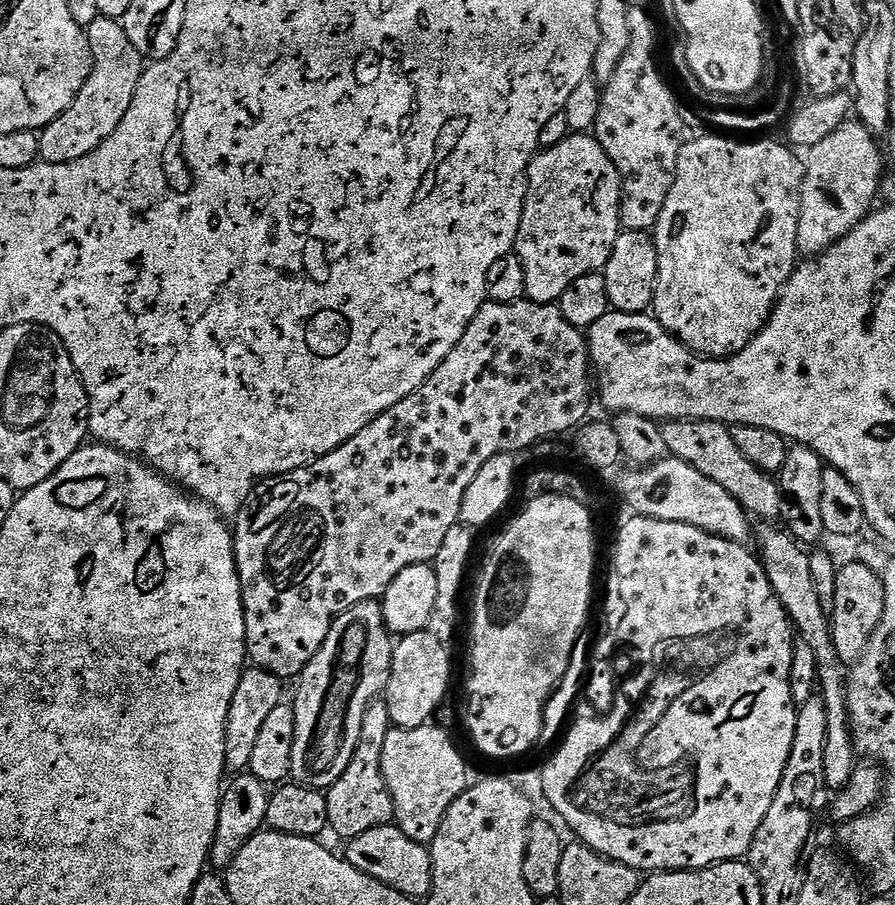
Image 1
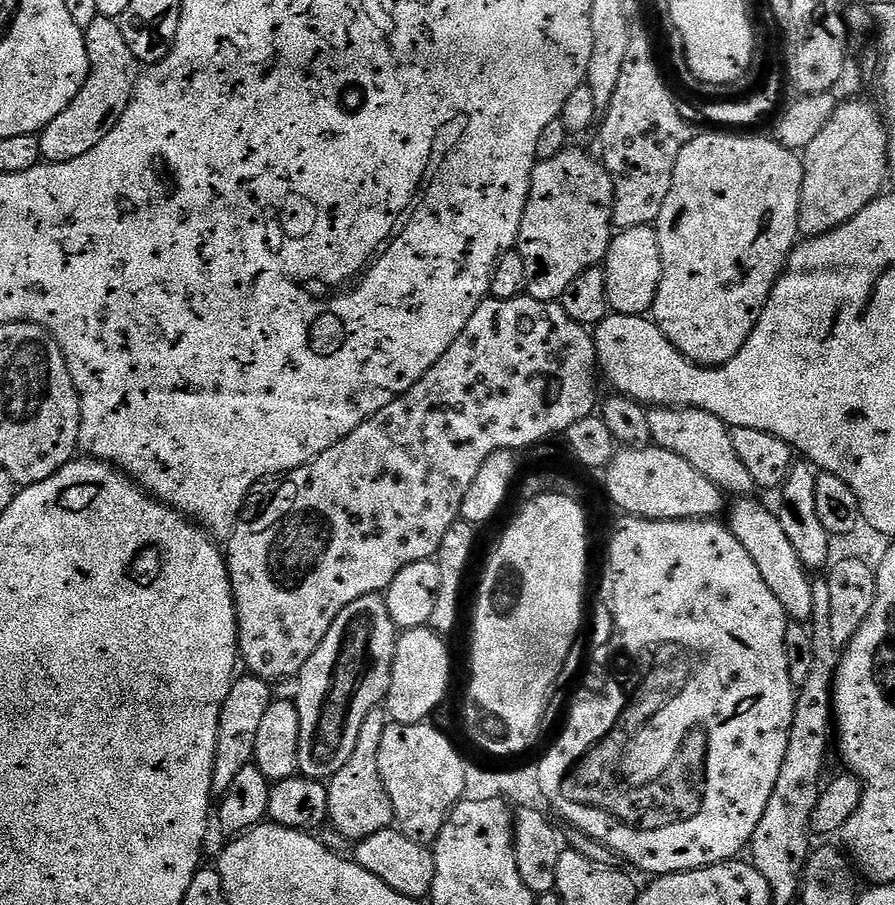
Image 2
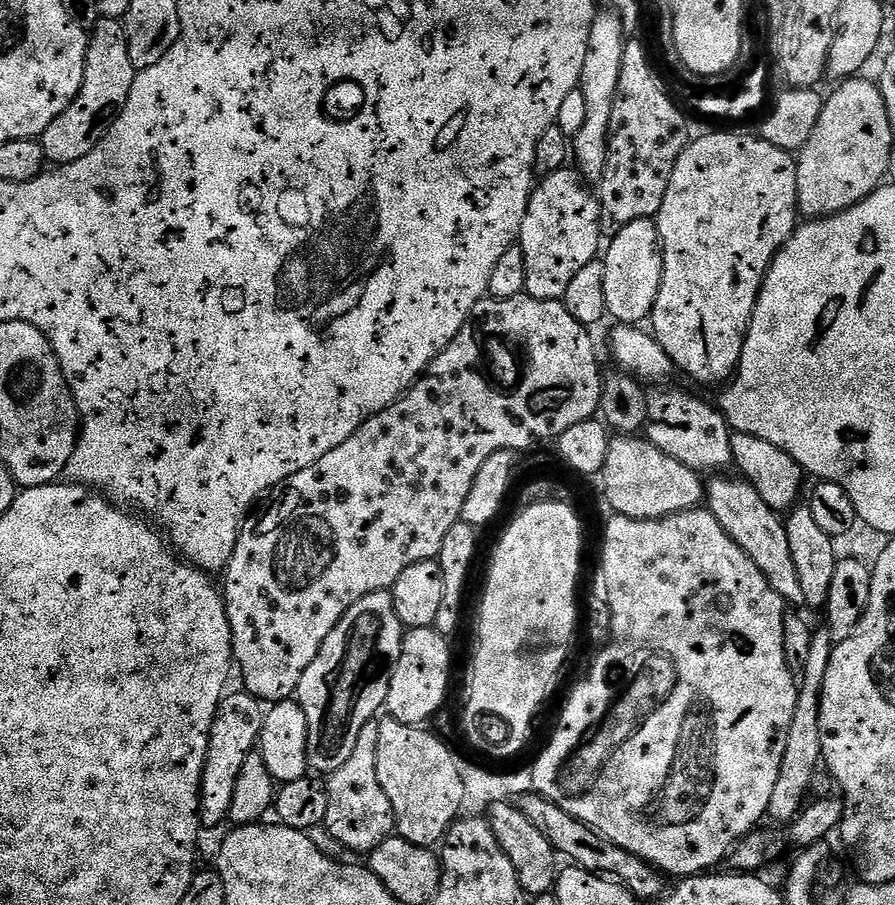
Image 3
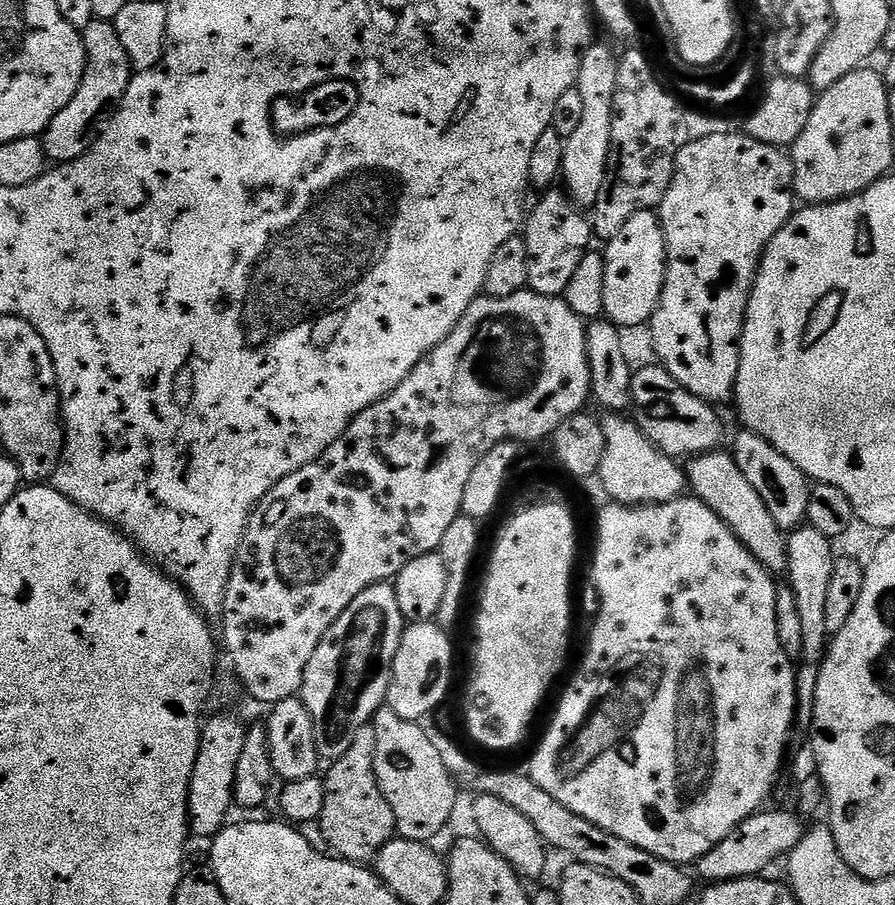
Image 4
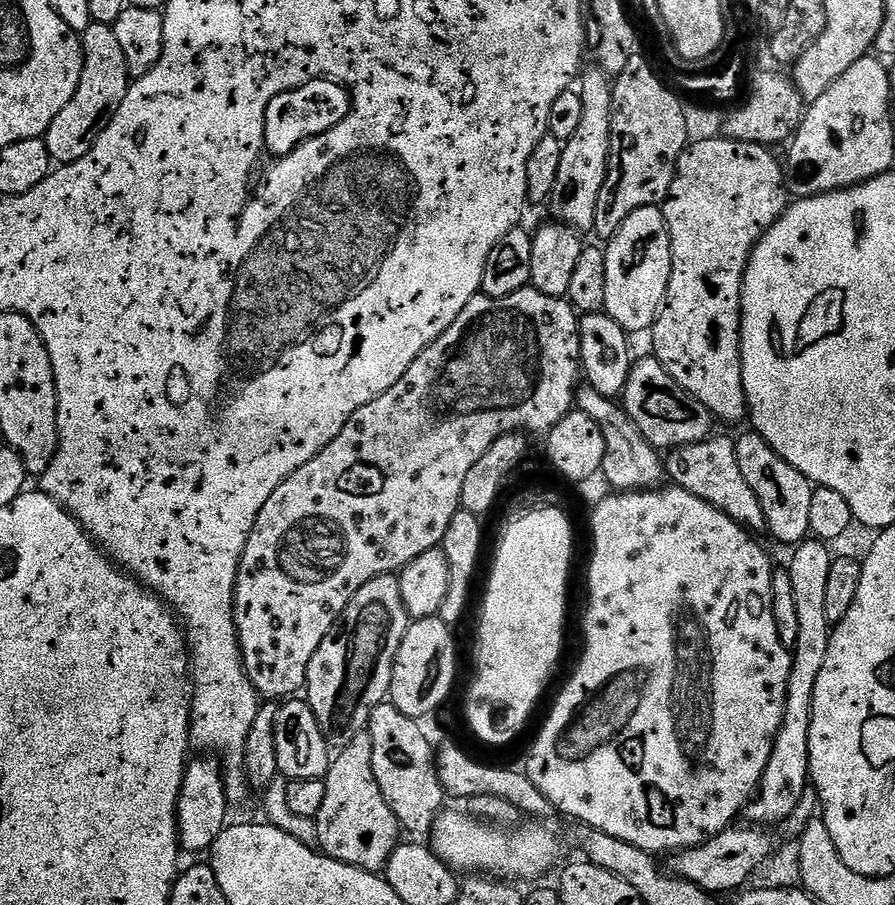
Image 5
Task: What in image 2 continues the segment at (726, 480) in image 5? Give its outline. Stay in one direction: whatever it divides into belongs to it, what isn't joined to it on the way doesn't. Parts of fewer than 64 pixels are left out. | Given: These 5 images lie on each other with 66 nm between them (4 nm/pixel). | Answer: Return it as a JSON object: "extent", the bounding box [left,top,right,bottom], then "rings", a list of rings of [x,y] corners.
{"extent":[727,498,814,622],"rings":[[[740,498],[727,513],[727,527],[731,528],[734,538],[746,546],[746,554],[754,558],[754,566],[758,566],[758,571],[762,574],[766,586],[782,602],[782,610],[787,614],[789,621],[808,622],[811,621],[814,610],[814,590],[812,589],[813,577],[809,569],[805,568],[802,558],[794,550],[794,545],[790,543],[790,538],[782,534],[780,517],[775,511],[771,512],[764,504],[759,504],[753,498]]]}

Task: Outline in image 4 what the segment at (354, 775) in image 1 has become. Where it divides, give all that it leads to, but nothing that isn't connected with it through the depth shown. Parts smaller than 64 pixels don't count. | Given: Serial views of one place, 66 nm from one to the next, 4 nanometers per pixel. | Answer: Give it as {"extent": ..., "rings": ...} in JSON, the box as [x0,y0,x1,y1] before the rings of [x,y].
{"extent":[318,723,396,866],"rings":[[[372,723],[362,726],[354,734],[350,750],[342,758],[331,761],[328,776],[323,777],[326,790],[326,806],[318,821],[318,829],[324,835],[331,851],[341,860],[350,860],[361,866],[375,861],[376,856],[388,841],[396,836],[394,810],[386,802],[374,774],[374,726]]]}

